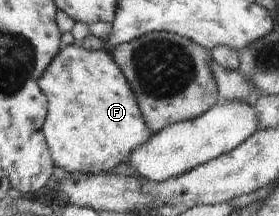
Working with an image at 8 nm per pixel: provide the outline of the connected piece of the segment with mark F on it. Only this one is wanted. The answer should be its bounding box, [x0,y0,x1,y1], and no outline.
[37,42,152,175]

